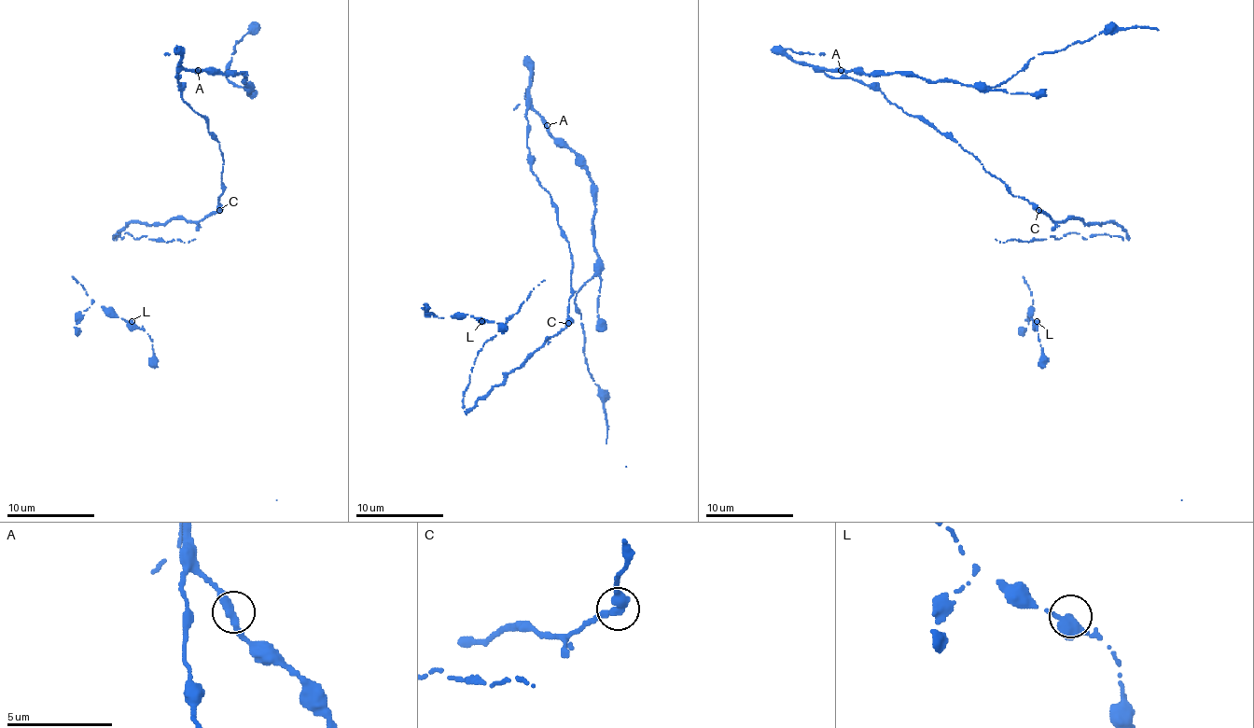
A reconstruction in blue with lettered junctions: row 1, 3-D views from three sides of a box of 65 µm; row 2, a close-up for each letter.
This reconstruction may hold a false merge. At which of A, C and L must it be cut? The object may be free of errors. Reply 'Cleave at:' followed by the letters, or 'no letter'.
Cleave at: C

